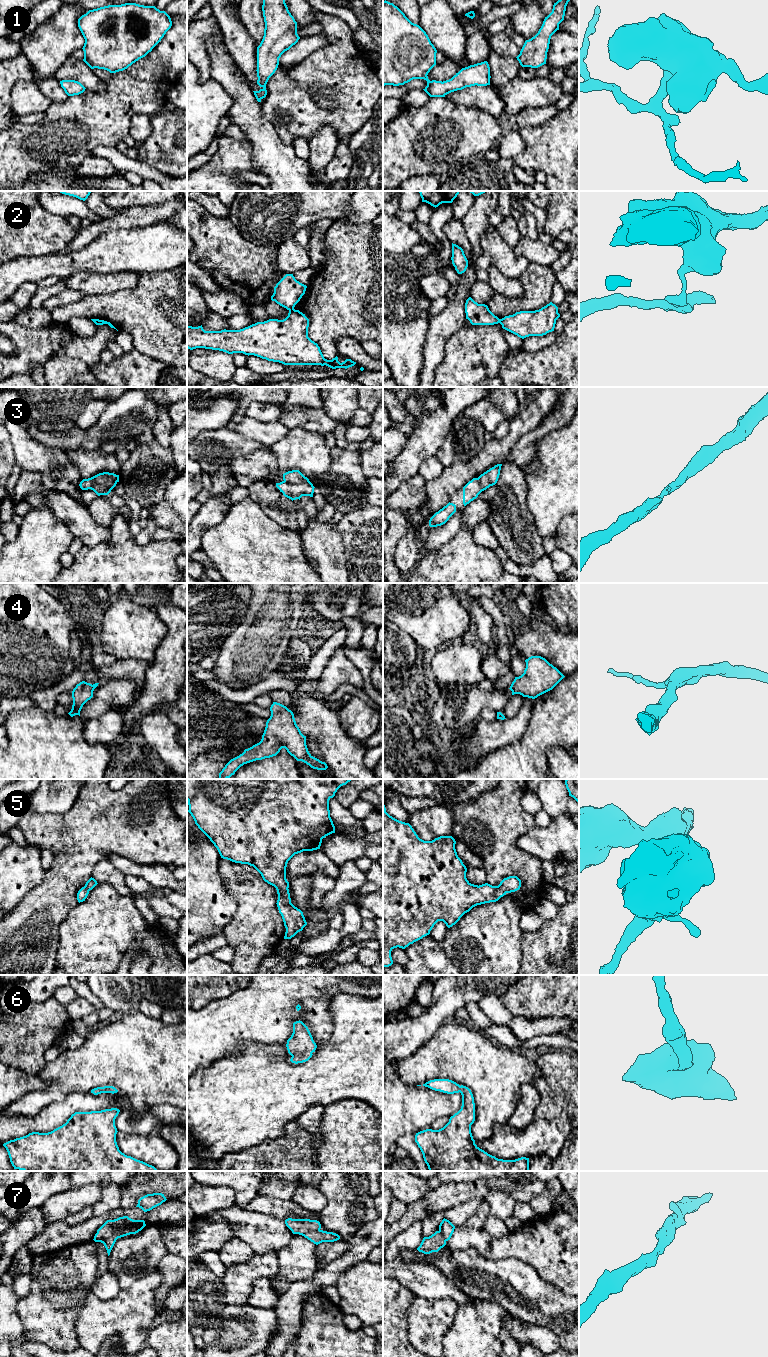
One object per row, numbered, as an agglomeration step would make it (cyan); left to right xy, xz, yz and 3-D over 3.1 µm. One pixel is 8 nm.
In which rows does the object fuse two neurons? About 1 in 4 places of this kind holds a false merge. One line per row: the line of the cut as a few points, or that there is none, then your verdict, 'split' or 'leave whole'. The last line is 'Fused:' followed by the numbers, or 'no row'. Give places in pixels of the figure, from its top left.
1: no cut | leave whole
2: xz (293, 308), (289, 310) | split
3: no cut | leave whole
4: no cut | leave whole
5: no cut | leave whole
6: no cut | leave whole
7: no cut | leave whole
Fused: 2

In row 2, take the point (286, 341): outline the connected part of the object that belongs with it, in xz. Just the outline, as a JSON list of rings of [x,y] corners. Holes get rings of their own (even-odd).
[[[295,309],[289,310],[288,316],[283,320],[269,319],[240,330],[205,331],[202,325],[187,326],[187,348],[190,350],[196,348],[219,350],[228,354],[243,353],[284,365],[326,365],[332,369],[347,369],[356,364],[351,359],[340,363],[337,356],[332,360],[325,359],[318,344],[308,337],[308,327],[309,319]]]

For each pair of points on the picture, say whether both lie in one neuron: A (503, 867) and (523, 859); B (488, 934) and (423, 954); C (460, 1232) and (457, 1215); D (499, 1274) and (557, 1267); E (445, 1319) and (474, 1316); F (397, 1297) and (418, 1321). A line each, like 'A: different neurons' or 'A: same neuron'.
A: same neuron
B: same neuron
C: different neurons
D: different neurons
E: different neurons
F: different neurons

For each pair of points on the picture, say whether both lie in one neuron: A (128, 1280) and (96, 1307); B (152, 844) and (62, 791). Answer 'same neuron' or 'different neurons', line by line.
A: different neurons
B: different neurons

